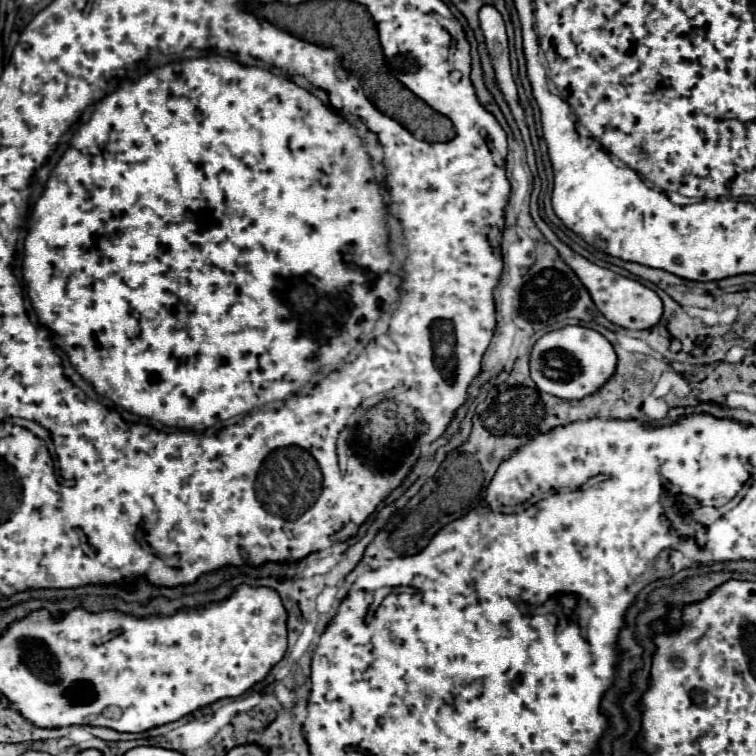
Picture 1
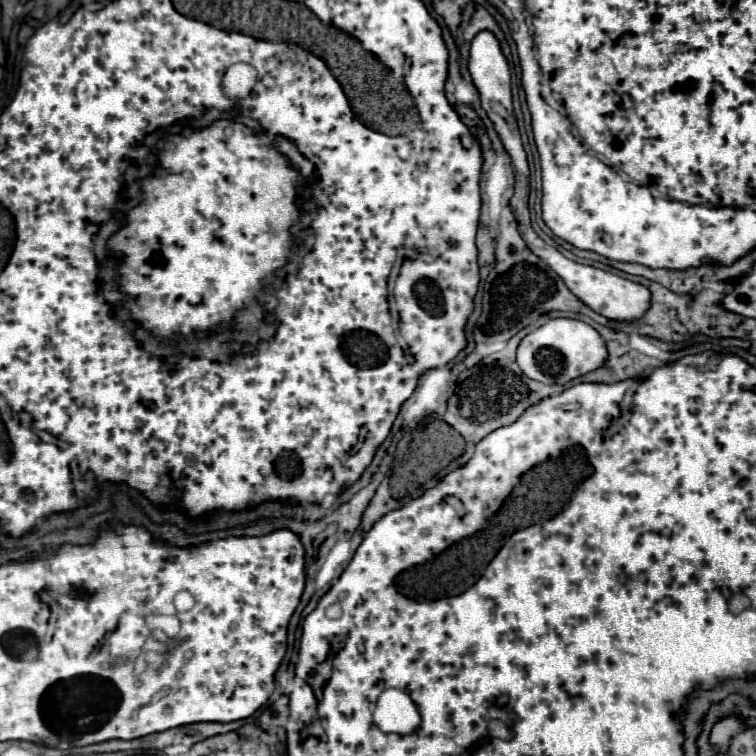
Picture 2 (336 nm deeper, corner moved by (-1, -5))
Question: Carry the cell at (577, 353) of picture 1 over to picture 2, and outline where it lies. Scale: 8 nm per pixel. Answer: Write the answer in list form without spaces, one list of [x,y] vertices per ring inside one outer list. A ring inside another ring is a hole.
[[[553,318],[543,326],[531,330],[517,348],[517,364],[533,380],[543,384],[567,384],[569,380],[583,376],[599,368],[607,358],[607,348],[599,332],[573,318]]]

